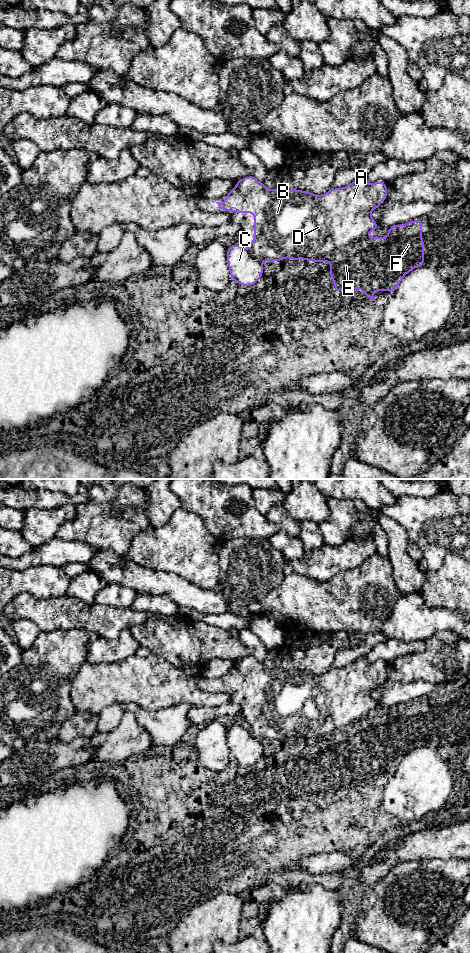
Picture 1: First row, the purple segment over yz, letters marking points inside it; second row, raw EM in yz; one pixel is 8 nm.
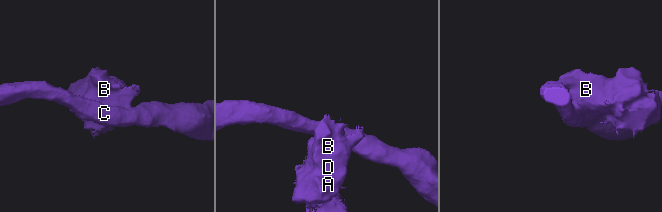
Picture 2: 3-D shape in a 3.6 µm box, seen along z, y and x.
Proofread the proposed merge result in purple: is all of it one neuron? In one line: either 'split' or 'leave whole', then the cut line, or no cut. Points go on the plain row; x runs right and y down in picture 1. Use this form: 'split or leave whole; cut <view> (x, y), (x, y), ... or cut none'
split; cut yz (249, 732), (261, 742)

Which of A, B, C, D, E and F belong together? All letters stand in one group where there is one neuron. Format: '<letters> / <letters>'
A B D E F / C

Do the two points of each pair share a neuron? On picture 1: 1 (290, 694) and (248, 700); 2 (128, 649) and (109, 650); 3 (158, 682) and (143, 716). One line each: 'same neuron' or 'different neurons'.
1: same neuron
2: same neuron
3: different neurons

